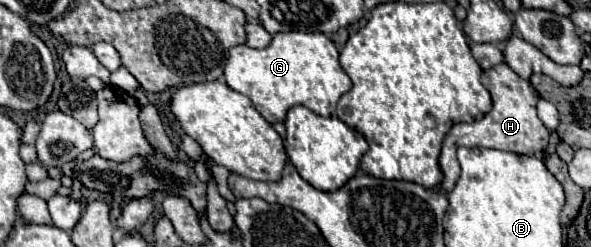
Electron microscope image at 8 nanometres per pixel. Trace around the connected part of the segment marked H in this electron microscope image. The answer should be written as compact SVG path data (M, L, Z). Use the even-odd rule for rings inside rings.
M502 62L482 72L482 84L492 94L492 104L494 104L492 110L484 118L474 120L470 124L454 124L444 138L442 154L440 154L440 168L444 172L442 186L446 190L450 190L450 186L454 186L454 182L458 180L458 172L460 172L460 164L456 158L458 146L496 148L496 150L516 152L516 154L534 154L548 146L550 130L542 124L542 120L536 114L536 102L540 96L536 94L530 80L520 78L506 62Z

